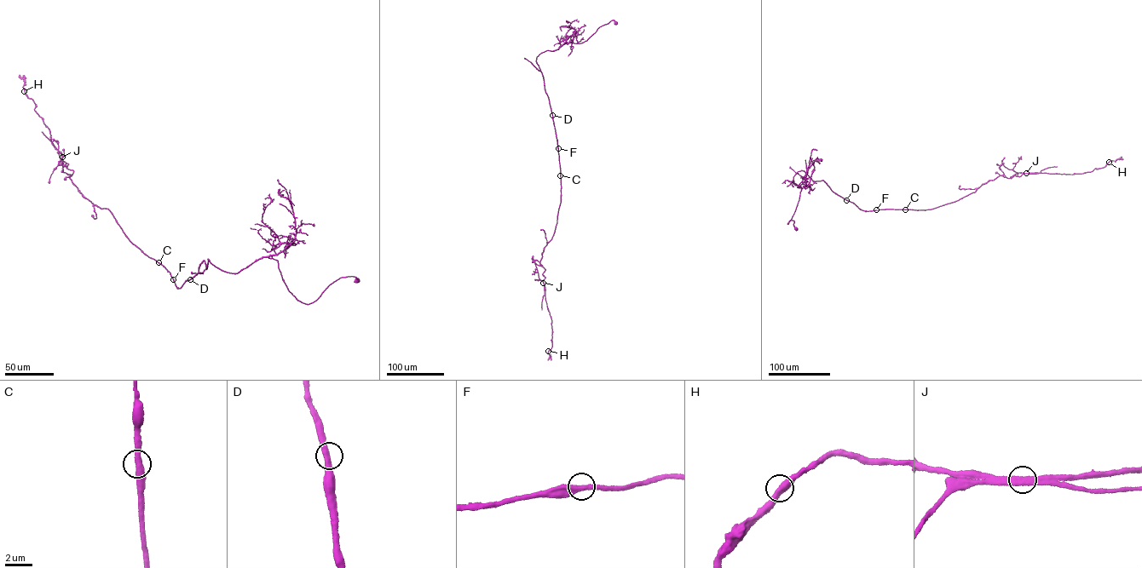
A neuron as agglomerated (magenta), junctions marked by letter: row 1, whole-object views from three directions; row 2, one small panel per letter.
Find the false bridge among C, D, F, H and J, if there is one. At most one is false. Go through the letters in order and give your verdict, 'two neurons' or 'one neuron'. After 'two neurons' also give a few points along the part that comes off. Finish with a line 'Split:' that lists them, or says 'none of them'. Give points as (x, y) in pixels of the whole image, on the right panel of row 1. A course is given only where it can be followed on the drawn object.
C: one neuron
D: one neuron
F: one neuron
H: one neuron
J: two neurons | (1026, 173), (1006, 168), (1002, 163), (1004, 157)
Split: J

